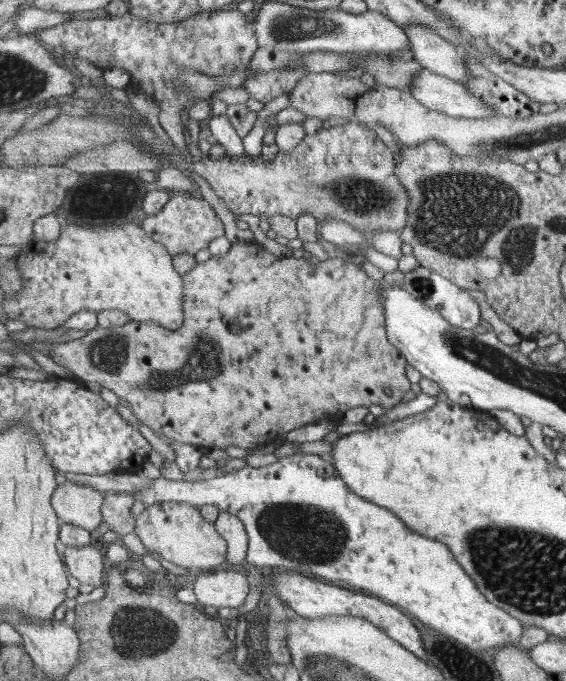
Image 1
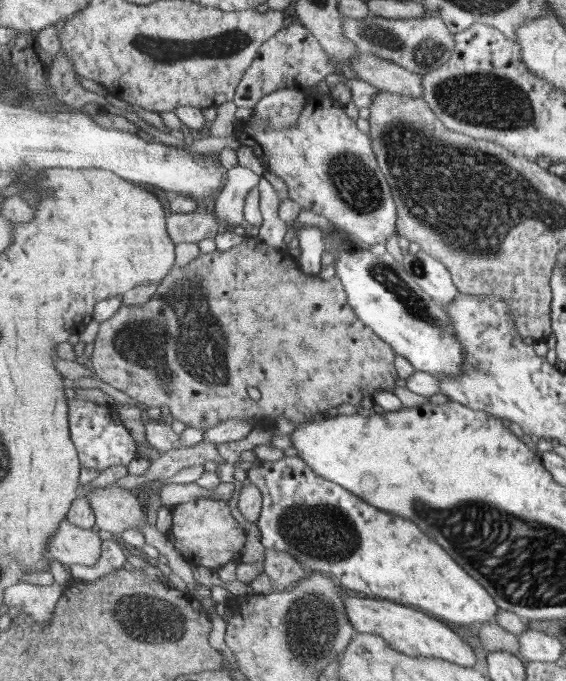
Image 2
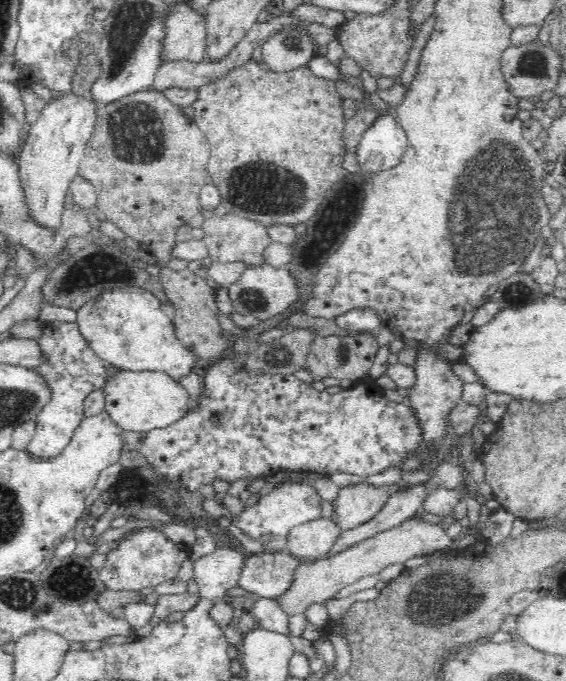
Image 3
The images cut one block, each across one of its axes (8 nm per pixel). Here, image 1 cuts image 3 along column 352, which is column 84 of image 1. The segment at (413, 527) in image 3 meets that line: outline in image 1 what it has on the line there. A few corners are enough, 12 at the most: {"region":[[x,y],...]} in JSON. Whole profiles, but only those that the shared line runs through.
{"region":[[97,546],[66,548],[71,576],[83,584],[103,584],[103,554]]}

